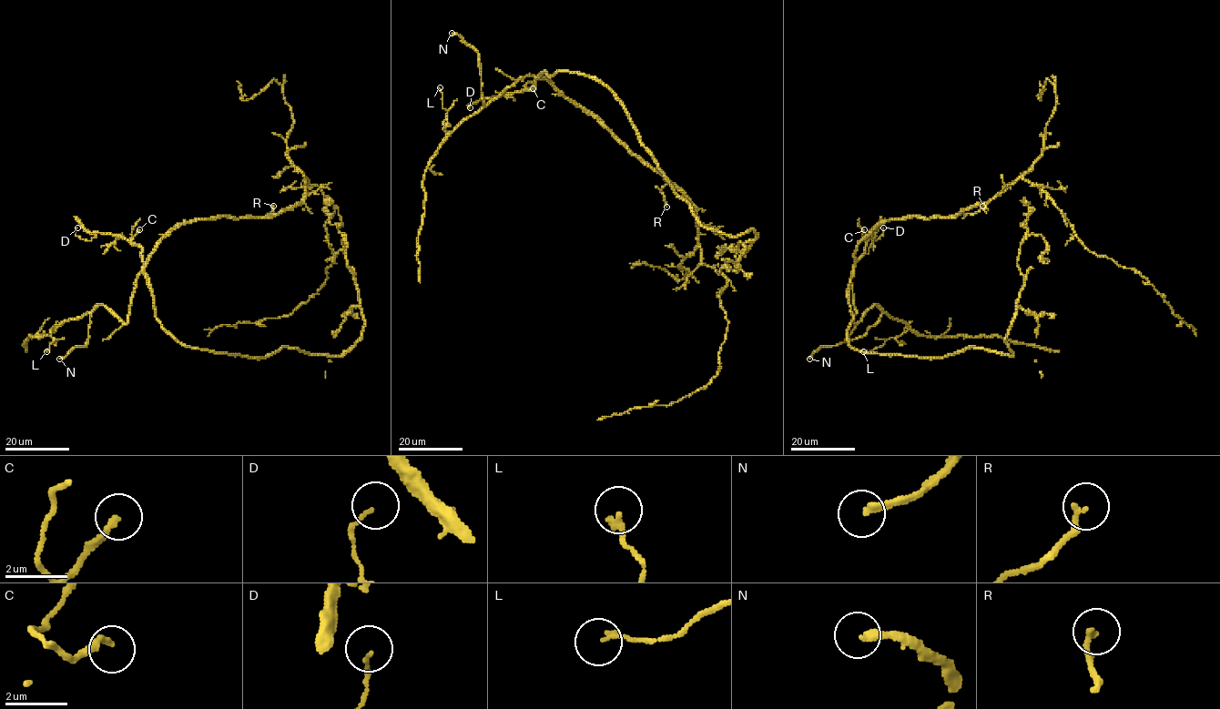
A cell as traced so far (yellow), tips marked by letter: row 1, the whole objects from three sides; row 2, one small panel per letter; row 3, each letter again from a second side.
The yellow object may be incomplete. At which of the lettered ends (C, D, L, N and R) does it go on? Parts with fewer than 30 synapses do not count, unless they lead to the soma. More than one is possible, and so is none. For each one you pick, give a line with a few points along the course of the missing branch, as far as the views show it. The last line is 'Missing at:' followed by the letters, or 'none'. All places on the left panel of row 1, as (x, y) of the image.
C: (139, 229), (143, 223), (150, 222), (157, 233), (165, 235)
Missing at: C, N

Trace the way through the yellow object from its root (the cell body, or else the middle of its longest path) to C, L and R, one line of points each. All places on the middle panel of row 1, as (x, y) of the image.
C: (555, 88), (544, 78), (537, 80), (534, 88), (525, 89), (533, 88)
L: (555, 88), (544, 78), (531, 75), (523, 80), (520, 77), (447, 134), (443, 129), (447, 110), (440, 87)
R: (555, 88), (588, 110), (617, 138), (663, 177), (668, 183), (660, 189), (666, 207)

